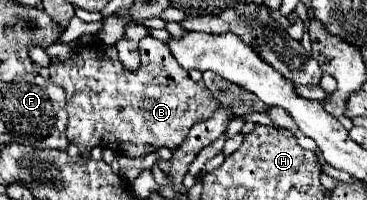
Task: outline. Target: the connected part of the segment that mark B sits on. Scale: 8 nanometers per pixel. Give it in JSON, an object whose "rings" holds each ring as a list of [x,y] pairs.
{"rings":[[[146,36],[140,42],[140,68],[130,72],[122,66],[118,60],[114,46],[104,46],[102,42],[78,46],[68,60],[62,60],[60,64],[50,64],[50,80],[64,88],[66,92],[66,112],[68,112],[68,142],[80,148],[80,158],[88,160],[90,150],[94,146],[110,148],[116,154],[124,154],[130,158],[146,156],[162,146],[176,148],[184,142],[190,128],[196,122],[208,120],[216,108],[220,108],[220,102],[212,96],[212,92],[204,86],[202,72],[198,70],[184,70],[176,58],[172,58],[172,52],[168,50],[168,44],[162,40],[156,40],[154,36]]]}

